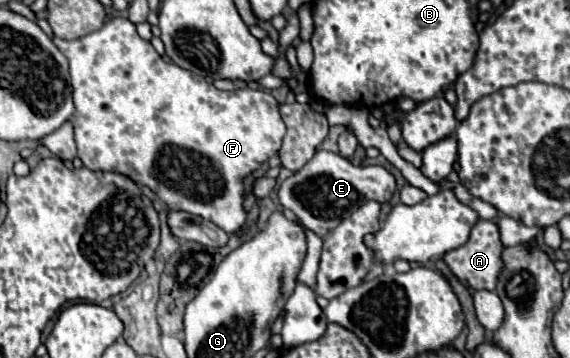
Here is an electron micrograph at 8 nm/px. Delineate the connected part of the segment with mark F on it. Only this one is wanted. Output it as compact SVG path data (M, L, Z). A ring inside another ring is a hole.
M122 17L110 19L98 31L94 31L94 33L82 37L82 39L76 39L76 41L64 41L64 39L54 37L54 45L70 61L70 77L72 77L74 105L76 105L76 111L70 117L70 123L74 125L74 139L76 139L76 147L78 147L78 157L88 169L92 169L92 171L112 171L112 173L126 175L132 181L136 181L138 185L150 187L168 209L188 211L192 215L200 215L200 217L212 221L214 225L218 225L220 229L224 229L226 233L234 233L246 223L246 211L242 209L242 199L244 199L244 183L242 183L242 179L244 179L244 175L248 175L254 169L258 169L272 155L276 155L278 149L280 149L280 141L284 137L284 121L280 121L278 101L268 91L250 89L250 87L236 89L236 91L218 91L212 83L208 83L200 75L194 75L192 71L180 69L174 63L164 63L162 57L152 47L152 43L144 41L136 33L136 27L128 19L122 19Z

